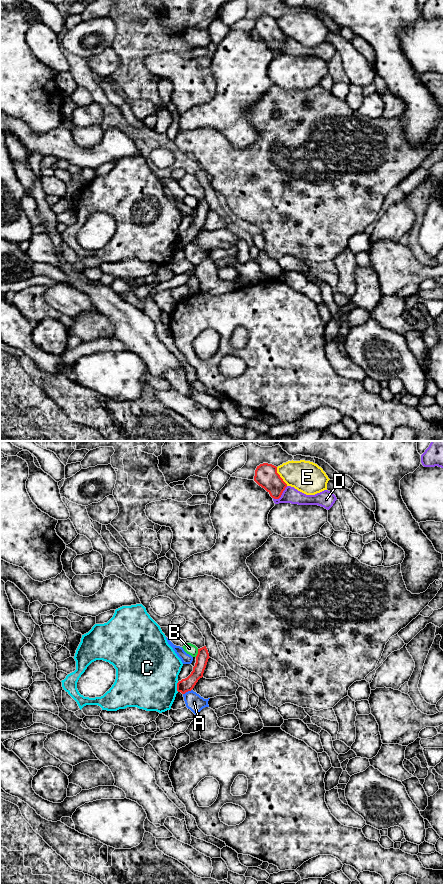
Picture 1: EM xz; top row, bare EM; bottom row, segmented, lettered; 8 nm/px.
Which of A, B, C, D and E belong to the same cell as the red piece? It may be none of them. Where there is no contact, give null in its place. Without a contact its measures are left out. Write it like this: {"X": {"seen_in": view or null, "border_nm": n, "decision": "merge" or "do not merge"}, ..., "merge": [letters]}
{"A": {"seen_in": "xz", "border_nm": 80, "decision": "do not merge"}, "B": {"seen_in": "xz", "border_nm": 70, "decision": "do not merge"}, "C": {"seen_in": "xz", "border_nm": 80, "decision": "do not merge"}, "D": {"seen_in": "xz", "border_nm": 160, "decision": "do not merge"}, "E": {"seen_in": "xz", "border_nm": 180, "decision": "do not merge"}, "merge": []}

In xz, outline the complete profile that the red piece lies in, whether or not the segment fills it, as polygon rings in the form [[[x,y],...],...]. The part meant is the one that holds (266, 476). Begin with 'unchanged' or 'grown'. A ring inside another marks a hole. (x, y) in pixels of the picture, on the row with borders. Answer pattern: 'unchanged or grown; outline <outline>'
unchanged; outline [[[268,463],[257,466],[254,481],[274,499],[279,499],[287,487],[287,484],[277,473],[277,467]]]

